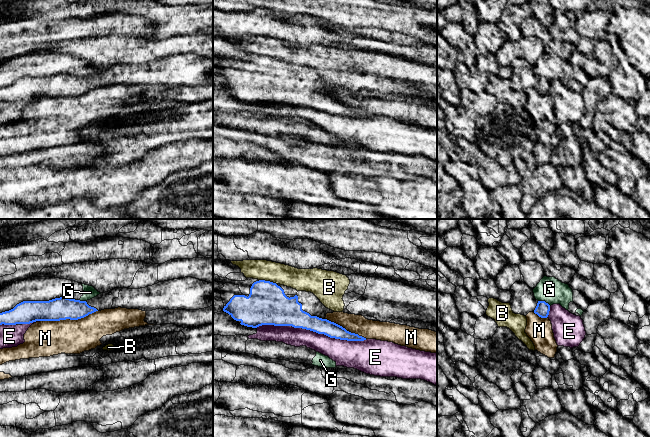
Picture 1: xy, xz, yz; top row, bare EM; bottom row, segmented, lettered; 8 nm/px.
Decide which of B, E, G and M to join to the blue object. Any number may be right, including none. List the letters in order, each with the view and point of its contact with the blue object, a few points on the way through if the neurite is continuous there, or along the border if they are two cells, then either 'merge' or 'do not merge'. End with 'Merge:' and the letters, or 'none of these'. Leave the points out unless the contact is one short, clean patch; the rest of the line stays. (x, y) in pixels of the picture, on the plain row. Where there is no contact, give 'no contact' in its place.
B: meets blue in xz at (268, 57); border along xz (259, 55), (272, 57), (276, 60); do not merge
E: meets blue in xz at (311, 106); do not merge
G: meets blue in yz at (544, 77); do not merge
M: meets blue in xy at (68, 94); do not merge
Merge: none of these

